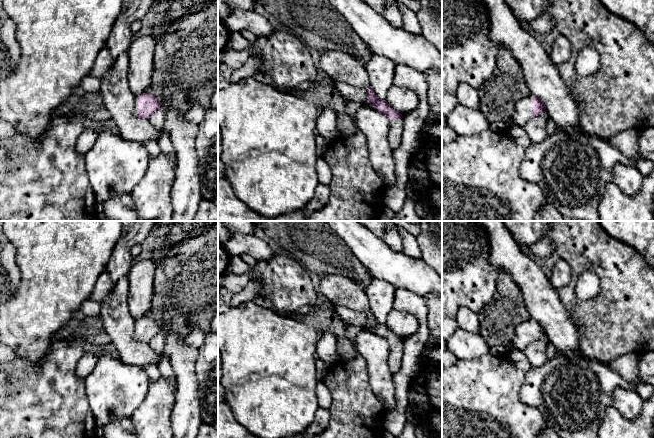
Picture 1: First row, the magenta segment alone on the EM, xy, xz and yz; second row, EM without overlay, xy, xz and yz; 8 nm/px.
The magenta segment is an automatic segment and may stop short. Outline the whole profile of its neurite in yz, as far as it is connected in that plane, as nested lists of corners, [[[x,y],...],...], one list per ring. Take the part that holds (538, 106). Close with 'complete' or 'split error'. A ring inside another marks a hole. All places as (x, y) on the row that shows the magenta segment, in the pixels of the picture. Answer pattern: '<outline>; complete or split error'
[[[530,94],[516,103],[515,111],[510,120],[516,126],[524,128],[530,119],[537,117],[545,109],[544,103],[535,95]]]; split error

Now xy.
[[[150,93],[135,96],[133,115],[138,118],[148,119],[162,105],[162,103]]]; split error

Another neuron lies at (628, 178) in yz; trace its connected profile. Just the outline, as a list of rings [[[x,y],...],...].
[[[617,163],[613,168],[613,182],[619,189],[630,196],[640,190],[644,176],[633,165]]]

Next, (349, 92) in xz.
[[[334,82],[335,90],[347,101],[365,103],[367,87],[357,87],[344,82]]]

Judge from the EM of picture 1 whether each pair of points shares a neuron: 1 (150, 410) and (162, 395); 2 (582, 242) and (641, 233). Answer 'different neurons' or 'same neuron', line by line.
1: same neuron
2: different neurons

